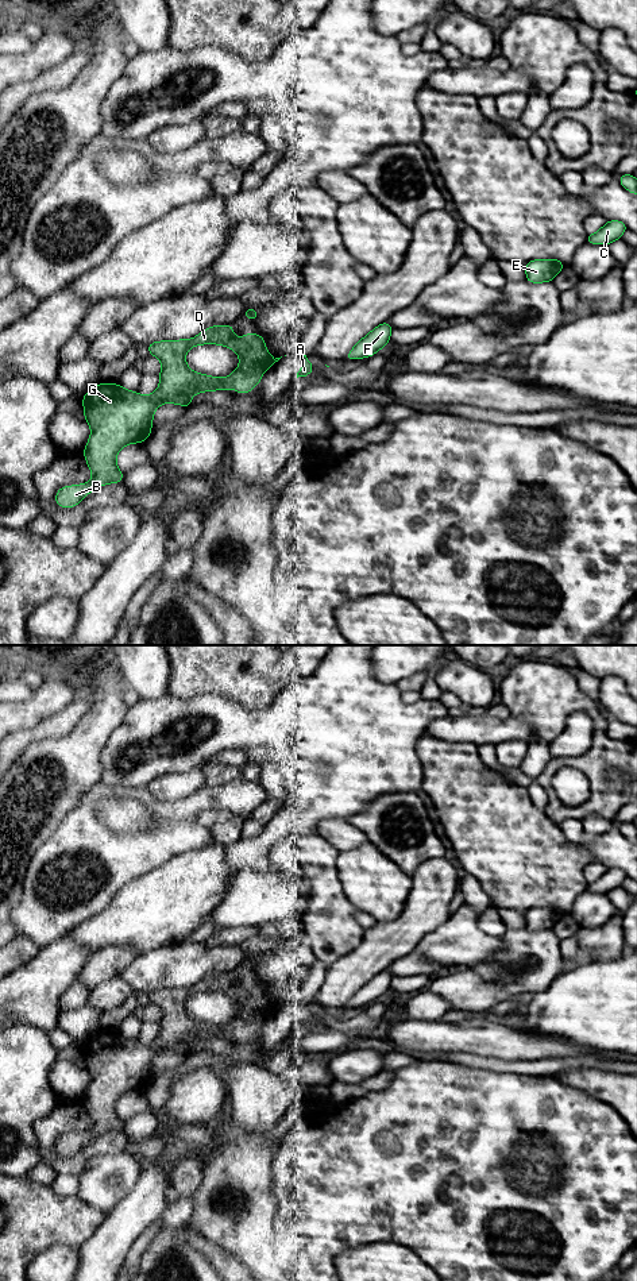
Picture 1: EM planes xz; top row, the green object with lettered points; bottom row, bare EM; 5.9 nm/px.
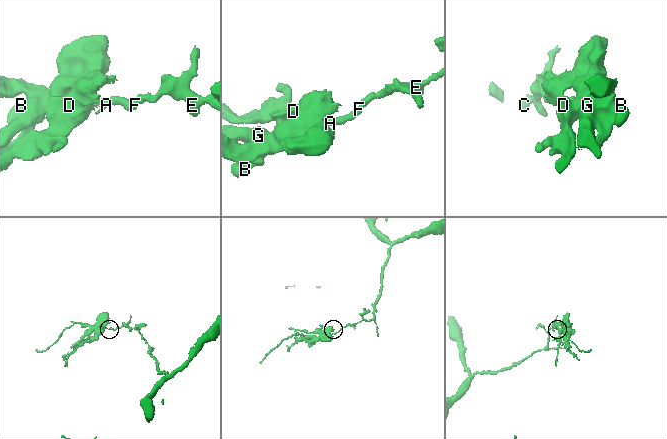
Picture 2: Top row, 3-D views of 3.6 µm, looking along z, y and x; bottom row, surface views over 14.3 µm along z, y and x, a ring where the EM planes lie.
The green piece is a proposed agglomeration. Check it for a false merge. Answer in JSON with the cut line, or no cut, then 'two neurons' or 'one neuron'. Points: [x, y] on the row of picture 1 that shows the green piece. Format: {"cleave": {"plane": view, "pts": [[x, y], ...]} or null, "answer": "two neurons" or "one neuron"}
{"cleave": {"plane": "xz", "pts": [[274, 359], [267, 367]]}, "answer": "two neurons"}

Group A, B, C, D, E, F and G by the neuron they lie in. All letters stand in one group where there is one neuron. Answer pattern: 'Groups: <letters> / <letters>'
Groups: A C E F / B D G

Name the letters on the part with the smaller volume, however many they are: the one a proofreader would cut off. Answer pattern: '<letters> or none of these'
B, D, G

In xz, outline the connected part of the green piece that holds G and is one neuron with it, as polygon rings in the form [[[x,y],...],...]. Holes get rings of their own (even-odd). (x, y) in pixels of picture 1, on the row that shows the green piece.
[[[233,324],[205,328],[188,340],[163,340],[148,344],[148,354],[162,363],[161,383],[150,396],[130,391],[117,383],[99,383],[82,397],[85,421],[92,433],[84,449],[93,478],[84,485],[63,486],[55,494],[59,508],[73,508],[92,490],[123,481],[124,472],[116,466],[119,451],[132,443],[144,443],[151,433],[154,412],[171,402],[192,406],[190,398],[202,391],[227,390],[250,393],[259,385],[263,371],[274,358],[269,354],[260,335],[246,333],[236,337]],[[200,344],[229,347],[240,358],[238,369],[224,378],[215,378],[190,370],[186,352]]]

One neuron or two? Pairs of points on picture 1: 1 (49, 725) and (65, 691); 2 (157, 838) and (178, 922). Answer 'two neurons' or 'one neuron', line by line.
1: two neurons
2: two neurons

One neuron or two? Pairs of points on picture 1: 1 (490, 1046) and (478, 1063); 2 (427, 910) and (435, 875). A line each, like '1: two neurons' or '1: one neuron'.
1: two neurons
2: one neuron

